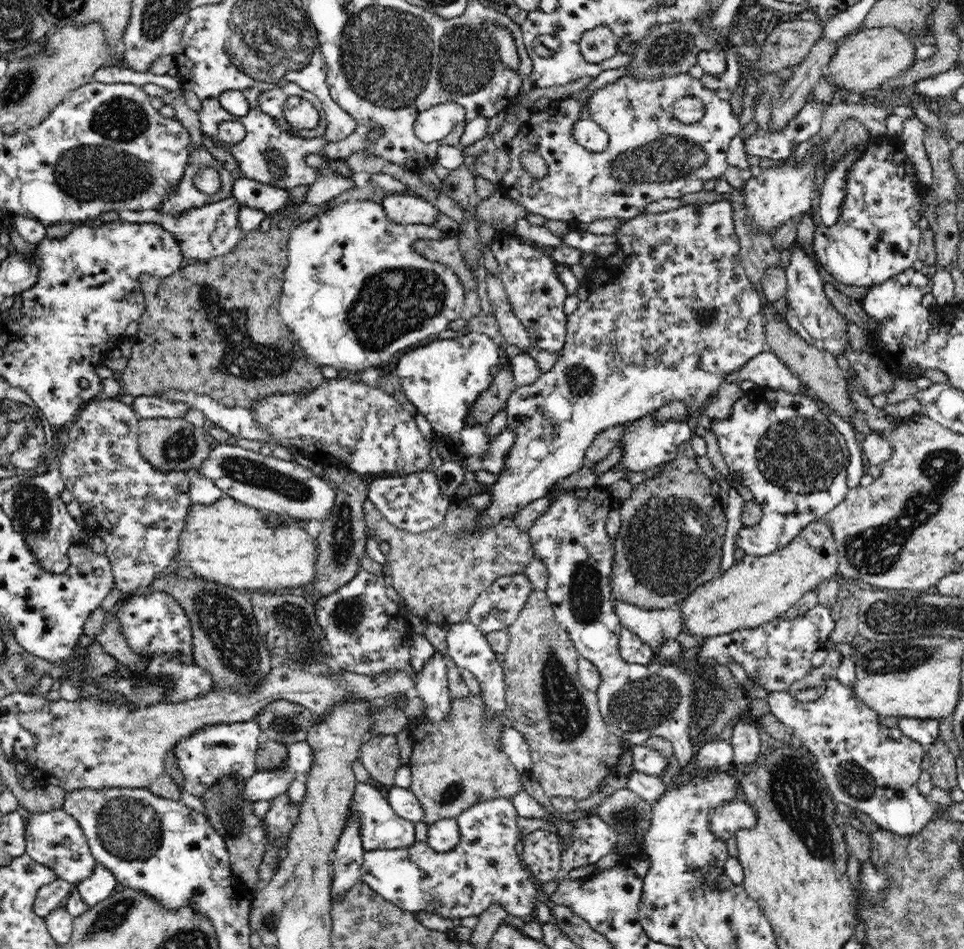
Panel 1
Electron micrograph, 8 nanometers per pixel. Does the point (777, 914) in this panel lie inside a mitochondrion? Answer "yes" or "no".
no

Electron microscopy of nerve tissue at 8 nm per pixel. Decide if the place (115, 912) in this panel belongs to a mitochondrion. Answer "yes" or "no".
yes

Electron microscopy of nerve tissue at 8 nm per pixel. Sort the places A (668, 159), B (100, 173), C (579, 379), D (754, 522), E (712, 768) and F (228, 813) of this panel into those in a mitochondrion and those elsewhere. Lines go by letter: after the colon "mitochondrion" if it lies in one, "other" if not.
A: mitochondrion
B: mitochondrion
C: mitochondrion
D: other
E: other
F: mitochondrion

